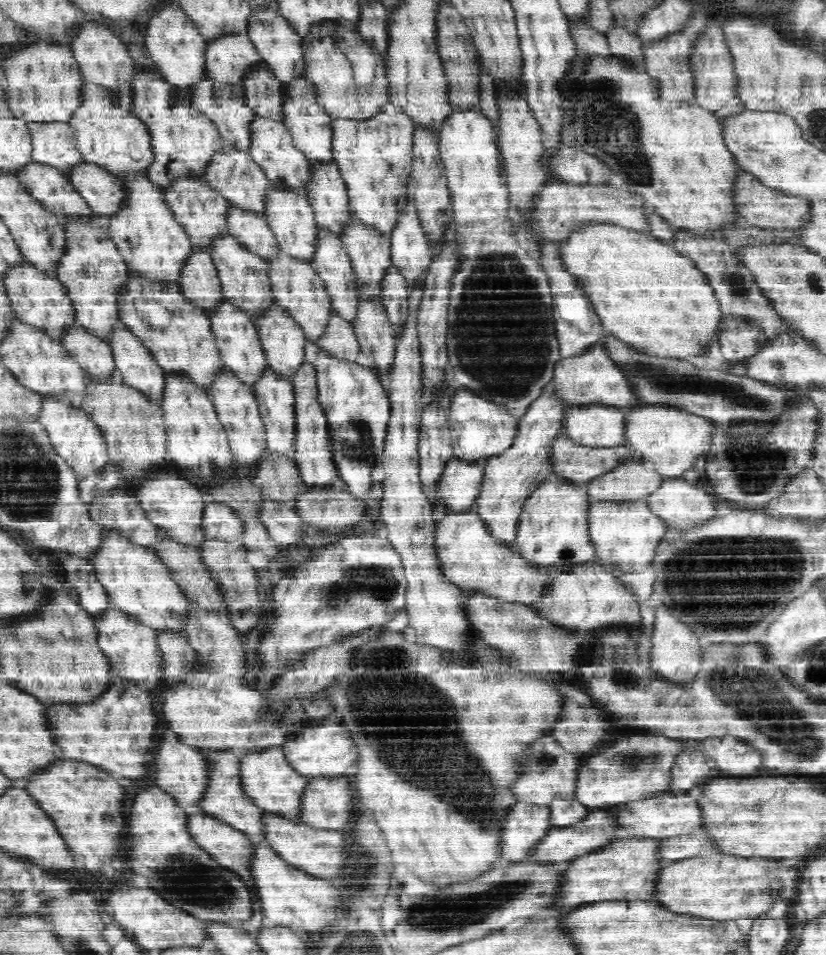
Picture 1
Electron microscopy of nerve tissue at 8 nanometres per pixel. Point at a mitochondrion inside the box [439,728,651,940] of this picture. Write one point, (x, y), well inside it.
(544, 760)

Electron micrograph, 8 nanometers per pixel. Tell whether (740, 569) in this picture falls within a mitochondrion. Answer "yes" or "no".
yes

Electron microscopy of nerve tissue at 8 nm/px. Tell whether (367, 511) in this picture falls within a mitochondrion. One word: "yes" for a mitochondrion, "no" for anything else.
no

